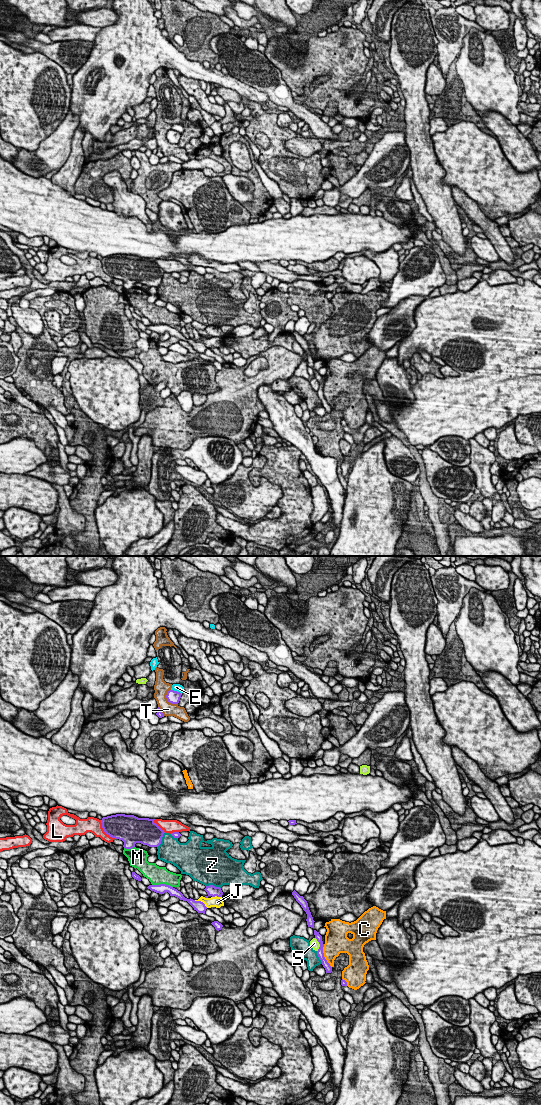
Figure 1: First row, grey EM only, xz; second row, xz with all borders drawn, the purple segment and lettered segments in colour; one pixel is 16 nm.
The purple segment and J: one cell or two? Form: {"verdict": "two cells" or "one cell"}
{"verdict": "one cell"}

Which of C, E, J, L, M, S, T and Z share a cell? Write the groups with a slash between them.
C / E / J / L / M / S / T / Z

